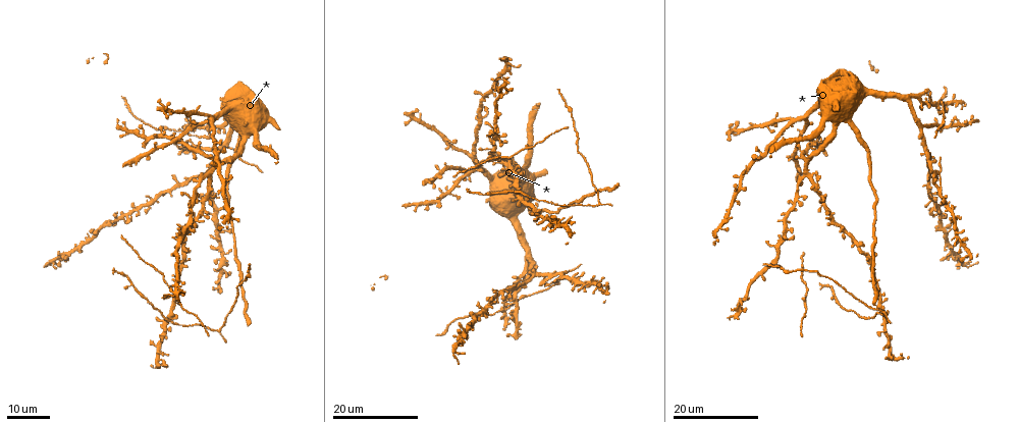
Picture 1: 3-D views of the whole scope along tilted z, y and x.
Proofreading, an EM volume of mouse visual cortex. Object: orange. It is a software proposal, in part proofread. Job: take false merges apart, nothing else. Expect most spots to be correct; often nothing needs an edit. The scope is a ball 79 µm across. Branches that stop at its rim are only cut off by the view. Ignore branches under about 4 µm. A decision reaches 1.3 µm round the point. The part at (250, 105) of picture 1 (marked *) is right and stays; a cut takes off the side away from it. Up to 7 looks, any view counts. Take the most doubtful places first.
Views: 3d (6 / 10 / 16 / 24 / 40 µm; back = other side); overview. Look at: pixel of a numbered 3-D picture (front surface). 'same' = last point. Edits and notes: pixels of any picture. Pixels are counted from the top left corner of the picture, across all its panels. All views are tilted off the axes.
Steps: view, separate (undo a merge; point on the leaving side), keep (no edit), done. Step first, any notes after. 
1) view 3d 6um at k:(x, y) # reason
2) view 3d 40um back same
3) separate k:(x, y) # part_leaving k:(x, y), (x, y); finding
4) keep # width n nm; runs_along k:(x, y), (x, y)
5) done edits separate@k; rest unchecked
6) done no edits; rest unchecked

view 3d 24um at 1:(941, 187) # thin arm on a thick one

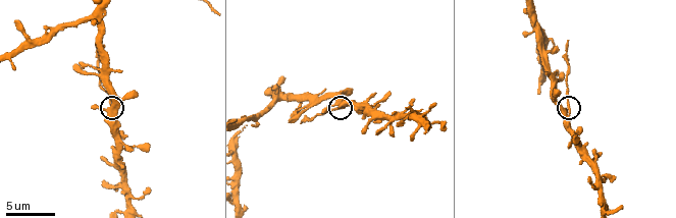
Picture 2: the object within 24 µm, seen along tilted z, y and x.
view 3d 10um at 2:(566, 110)

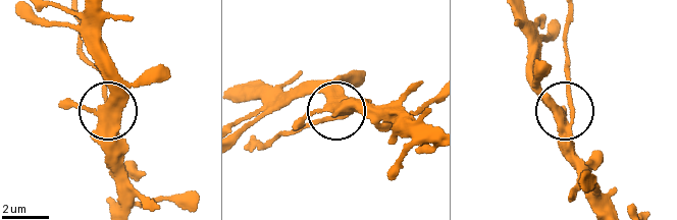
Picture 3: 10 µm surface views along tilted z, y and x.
keep # width 370 nm; all the same neuron

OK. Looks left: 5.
view 3d 24um at 1:(174, 316)

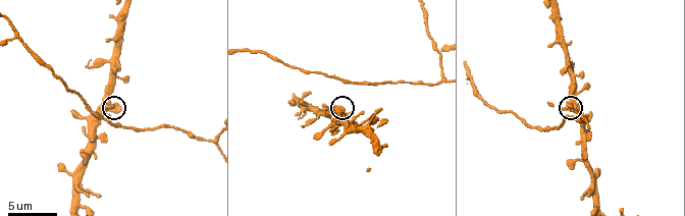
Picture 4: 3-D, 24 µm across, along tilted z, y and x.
view 3d 10um at 4:(108, 103) # zoom in

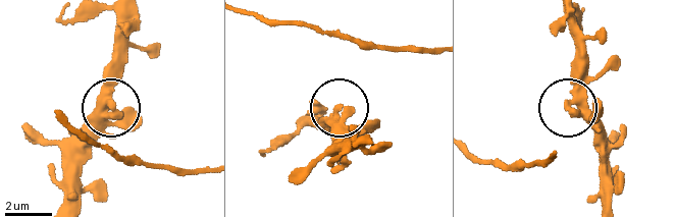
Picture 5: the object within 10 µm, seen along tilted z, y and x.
view 3d 6um at 5:(113, 111)

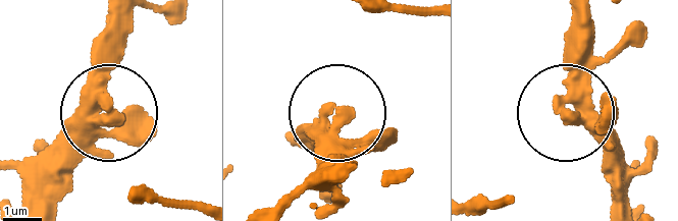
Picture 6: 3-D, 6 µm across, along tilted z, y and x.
keep # side_arm 18 um; all the same neuron

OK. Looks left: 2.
view 3d 16um at 1:(495, 126)

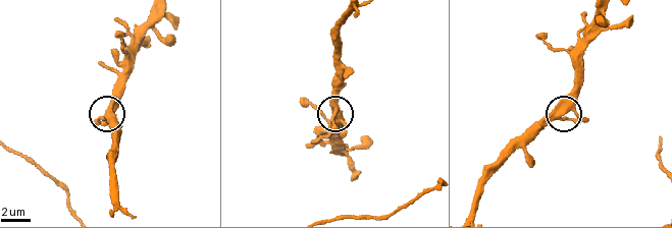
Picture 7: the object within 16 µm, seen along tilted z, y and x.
view 3d 6um at 7:(335, 115)

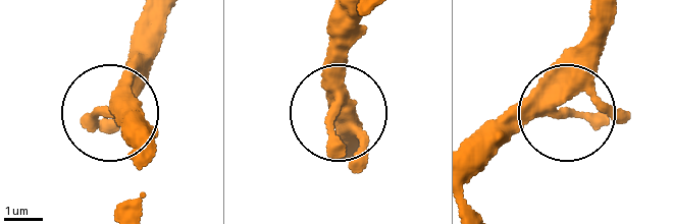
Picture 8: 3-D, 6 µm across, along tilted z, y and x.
keep # runs_along 8:(355, 145), (339, 113), (352, 24); continuous, no second neuron

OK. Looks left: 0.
done no edits; rest unchecked

